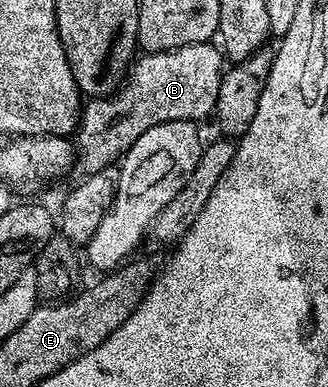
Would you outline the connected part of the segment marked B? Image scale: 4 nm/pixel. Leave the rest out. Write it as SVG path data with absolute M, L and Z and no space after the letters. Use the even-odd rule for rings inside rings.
M212 42L182 46L169 52L150 52L141 55L129 67L124 83L112 95L97 96L89 99L83 105L80 123L74 133L78 160L89 164L92 172L102 172L109 167L107 164L115 165L124 153L130 150L130 146L134 142L138 142L138 138L142 138L142 134L146 134L146 130L150 130L162 122L174 122L175 120L200 122L203 116L211 117L216 110L218 86L225 67L226 60L221 49Z

